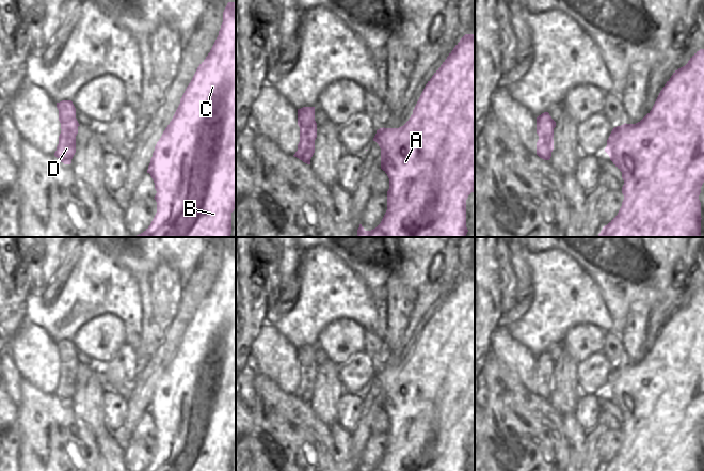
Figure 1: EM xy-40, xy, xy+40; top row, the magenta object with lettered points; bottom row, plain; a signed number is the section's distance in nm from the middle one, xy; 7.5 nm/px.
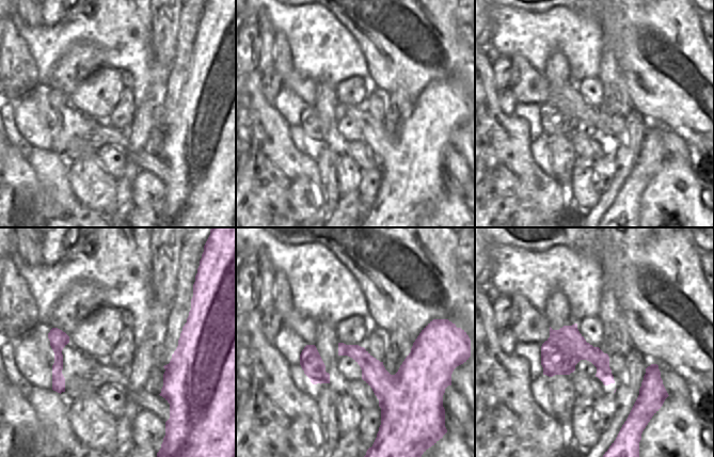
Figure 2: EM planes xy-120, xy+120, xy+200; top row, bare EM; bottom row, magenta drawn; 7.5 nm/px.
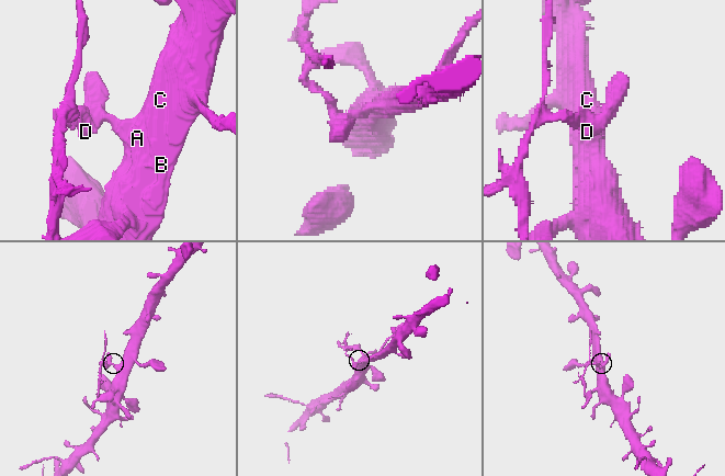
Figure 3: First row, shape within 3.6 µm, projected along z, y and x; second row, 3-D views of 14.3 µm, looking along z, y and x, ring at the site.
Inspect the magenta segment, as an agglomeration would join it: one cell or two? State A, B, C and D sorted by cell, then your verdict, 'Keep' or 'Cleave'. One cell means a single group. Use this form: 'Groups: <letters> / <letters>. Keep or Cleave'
Groups: A B C / D. Cleave

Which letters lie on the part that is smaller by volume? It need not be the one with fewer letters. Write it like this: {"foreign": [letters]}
{"foreign": ["D"]}

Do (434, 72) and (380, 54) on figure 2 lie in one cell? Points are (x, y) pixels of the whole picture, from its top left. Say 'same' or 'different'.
same

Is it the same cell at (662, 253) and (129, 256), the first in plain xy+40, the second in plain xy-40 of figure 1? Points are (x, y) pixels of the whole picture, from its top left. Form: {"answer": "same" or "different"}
{"answer": "same"}

